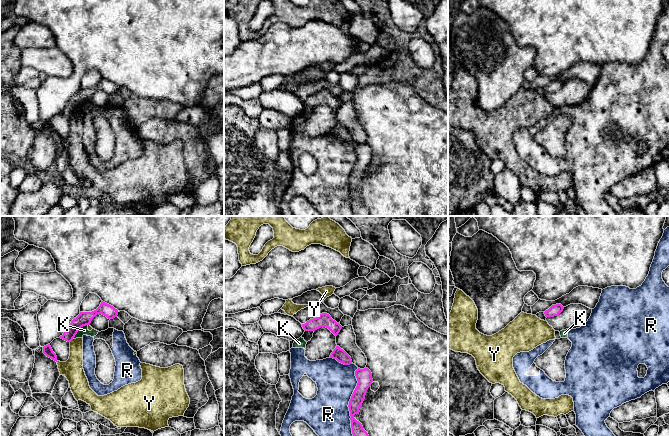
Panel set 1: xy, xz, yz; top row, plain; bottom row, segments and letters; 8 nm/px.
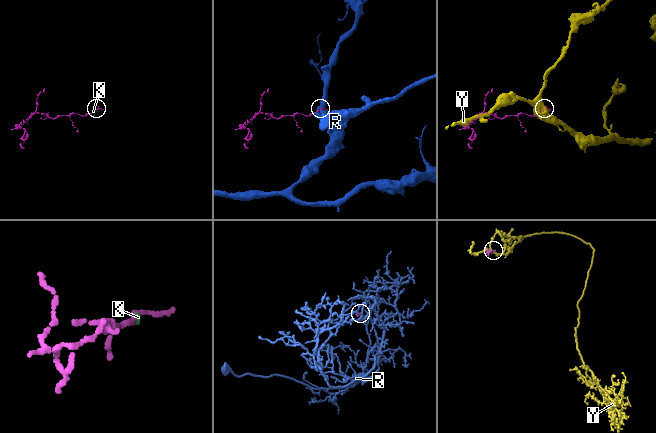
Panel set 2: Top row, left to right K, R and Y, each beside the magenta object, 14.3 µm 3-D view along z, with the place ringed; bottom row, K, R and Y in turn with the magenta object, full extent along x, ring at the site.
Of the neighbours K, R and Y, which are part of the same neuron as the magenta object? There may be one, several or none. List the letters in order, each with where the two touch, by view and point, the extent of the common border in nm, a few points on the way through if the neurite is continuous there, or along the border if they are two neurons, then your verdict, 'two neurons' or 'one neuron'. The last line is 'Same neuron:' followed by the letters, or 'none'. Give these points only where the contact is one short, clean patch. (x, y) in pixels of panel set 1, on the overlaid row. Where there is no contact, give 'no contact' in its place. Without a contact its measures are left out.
K: contact xy (79, 329); length 170 nm; border xy (87, 324), (72, 338); two neurons
R: contact xz (349, 402); length 550 nm; two neurons
Y: contact xy (71, 340); length 40 nm; two neurons
Same neuron: none

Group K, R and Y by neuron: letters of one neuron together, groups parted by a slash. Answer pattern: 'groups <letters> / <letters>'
groups K R / Y

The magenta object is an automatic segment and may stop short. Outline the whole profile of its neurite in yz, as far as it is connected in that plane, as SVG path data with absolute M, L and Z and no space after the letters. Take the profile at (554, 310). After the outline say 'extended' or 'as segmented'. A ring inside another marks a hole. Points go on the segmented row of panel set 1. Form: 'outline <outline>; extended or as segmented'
outline M561 304L552 305L548 310L544 312L546 317L554 317L558 316L562 311L564 307Z; as segmented

